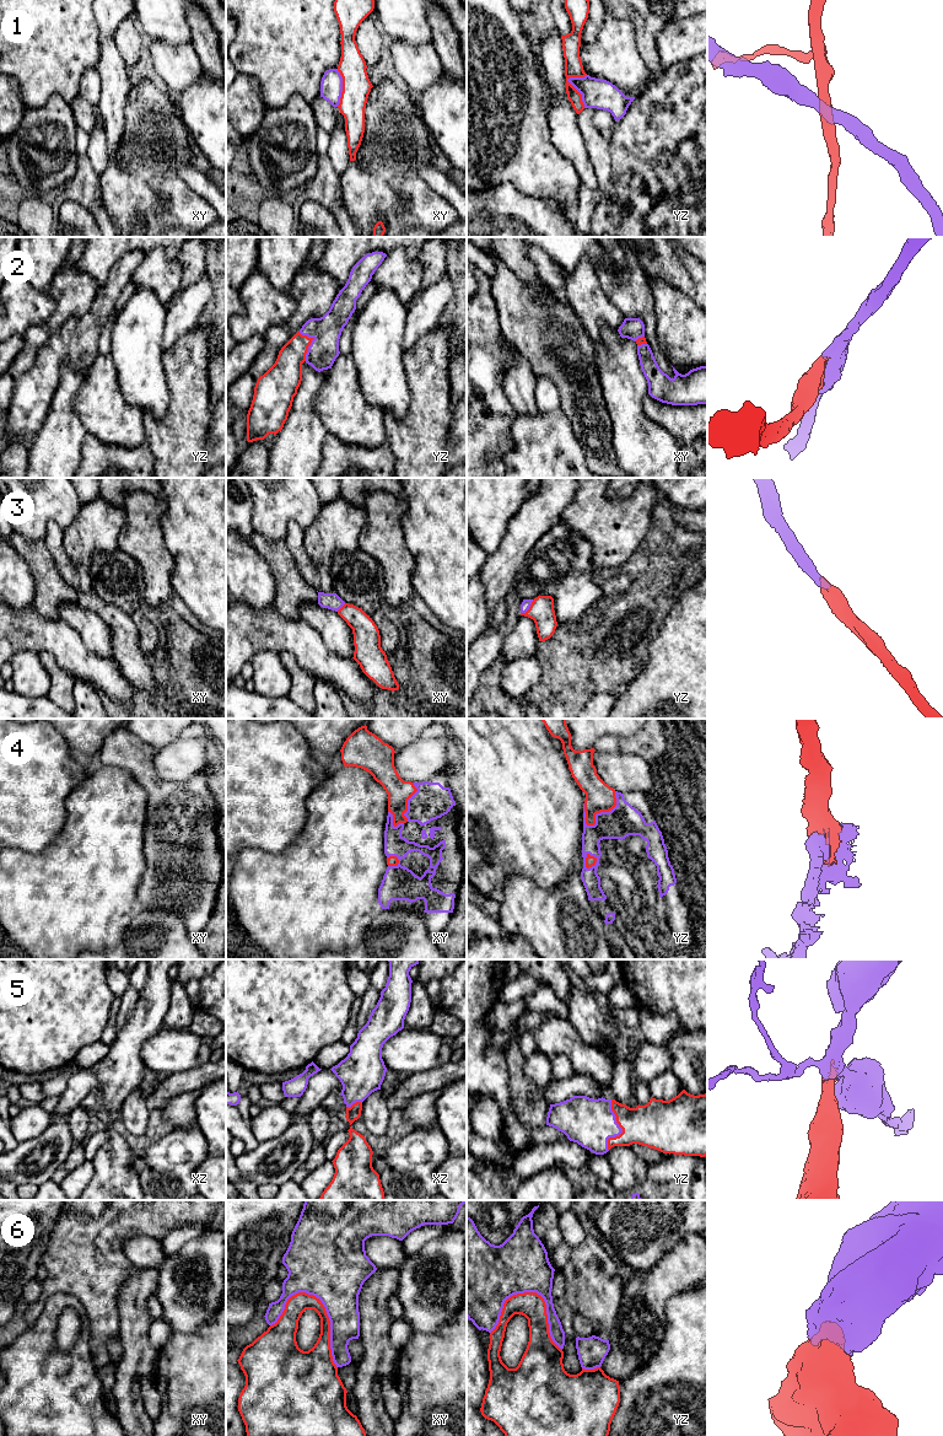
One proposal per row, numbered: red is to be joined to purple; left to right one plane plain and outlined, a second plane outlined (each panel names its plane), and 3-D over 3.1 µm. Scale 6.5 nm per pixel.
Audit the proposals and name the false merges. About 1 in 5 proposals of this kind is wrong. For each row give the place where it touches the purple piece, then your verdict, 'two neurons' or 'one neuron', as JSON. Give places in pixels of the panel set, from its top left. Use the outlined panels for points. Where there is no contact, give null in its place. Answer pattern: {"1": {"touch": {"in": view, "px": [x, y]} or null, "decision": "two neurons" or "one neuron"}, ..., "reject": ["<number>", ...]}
{"1": {"touch": {"in": "yz", "px": [578, 91]}, "decision": "two neurons"}, "2": {"touch": {"in": "yz", "px": [311, 343]}, "decision": "one neuron"}, "3": {"touch": {"in": "yz", "px": [528, 608]}, "decision": "one neuron"}, "4": {"touch": {"in": "yz", "px": [604, 812]}, "decision": "one neuron"}, "5": {"touch": {"in": "yz", "px": [620, 1128]}, "decision": "one neuron"}, "6": {"touch": {"in": "xy", "px": [329, 1319]}, "decision": "two neurons"}, "reject": ["1", "6"]}

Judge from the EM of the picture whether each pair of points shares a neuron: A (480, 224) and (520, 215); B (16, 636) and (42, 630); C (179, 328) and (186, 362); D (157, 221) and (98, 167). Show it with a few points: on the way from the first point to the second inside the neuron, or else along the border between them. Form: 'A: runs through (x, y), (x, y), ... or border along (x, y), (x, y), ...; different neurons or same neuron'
A: runs through (490, 224), (510, 224); same neuron
B: runs through (22, 632), (36, 632); same neuron
C: border along (194, 326), (163, 353); different neurons
D: border along (108, 160), (107, 167), (98, 177); different neurons

